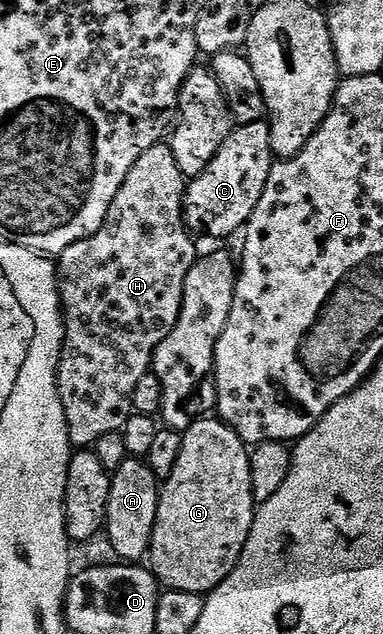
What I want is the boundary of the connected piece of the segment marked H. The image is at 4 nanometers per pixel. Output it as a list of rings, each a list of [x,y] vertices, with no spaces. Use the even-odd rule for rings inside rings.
[[[161,142],[150,146],[141,154],[138,162],[134,162],[134,166],[126,174],[114,202],[110,206],[108,217],[104,220],[104,225],[98,230],[98,234],[74,242],[74,246],[70,246],[60,253],[55,261],[56,289],[60,292],[60,307],[64,317],[64,345],[60,351],[60,365],[56,371],[56,385],[58,386],[58,394],[62,398],[62,410],[66,414],[68,437],[77,449],[87,449],[89,446],[95,445],[96,440],[102,438],[104,434],[120,432],[124,429],[129,416],[134,412],[138,382],[142,382],[143,376],[150,372],[152,355],[156,352],[156,347],[160,345],[162,338],[166,338],[166,334],[170,334],[170,330],[174,330],[174,326],[178,322],[178,314],[182,310],[186,274],[190,274],[190,270],[198,259],[195,244],[197,241],[184,224],[185,187],[186,178],[174,158],[171,143]]]

